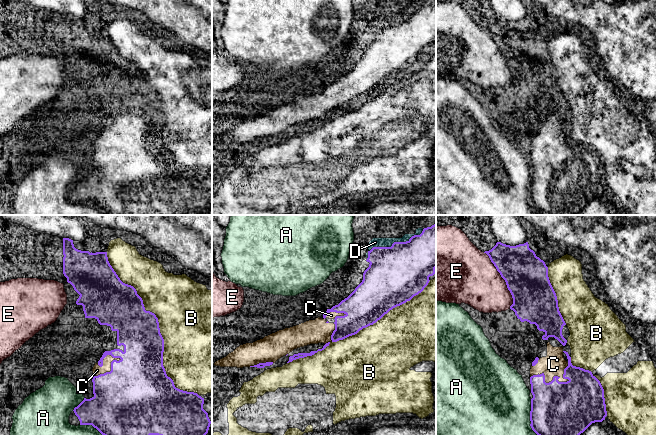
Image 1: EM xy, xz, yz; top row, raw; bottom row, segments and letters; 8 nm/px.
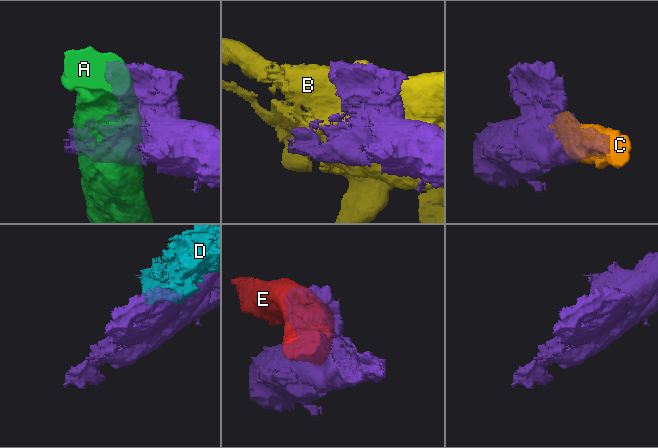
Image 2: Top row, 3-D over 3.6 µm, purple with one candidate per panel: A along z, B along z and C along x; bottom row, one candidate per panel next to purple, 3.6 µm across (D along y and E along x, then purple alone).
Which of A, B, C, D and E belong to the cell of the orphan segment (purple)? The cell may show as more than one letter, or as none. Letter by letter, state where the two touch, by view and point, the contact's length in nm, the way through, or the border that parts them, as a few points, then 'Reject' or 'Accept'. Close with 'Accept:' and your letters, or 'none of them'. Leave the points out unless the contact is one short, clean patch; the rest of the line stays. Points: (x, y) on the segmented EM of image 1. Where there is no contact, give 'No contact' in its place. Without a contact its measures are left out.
A: Touches purple at yz (530, 417). Shared border 300 nm. Reject
B: Touches purple at xy (158, 326). Shared border 1350 nm. Reject
C: Touches purple at yz (556, 376). Shared border 340 nm. Accept
D: Touches purple at xz (393, 243). Shared border 500 nm. Reject
E: Touches purple at yz (504, 279). Shared border 500 nm. Reject
Accept: C

